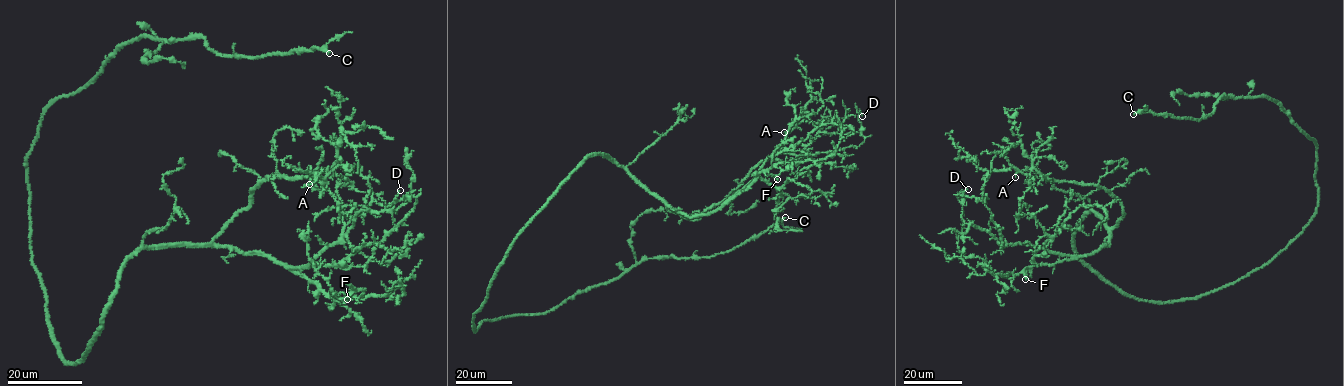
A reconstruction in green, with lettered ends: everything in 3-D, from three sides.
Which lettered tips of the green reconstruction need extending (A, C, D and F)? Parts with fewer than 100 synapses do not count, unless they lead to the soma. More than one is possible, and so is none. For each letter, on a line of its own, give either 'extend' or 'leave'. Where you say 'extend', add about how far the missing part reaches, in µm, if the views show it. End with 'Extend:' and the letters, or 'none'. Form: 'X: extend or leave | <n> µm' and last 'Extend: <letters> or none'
A: leave
C: extend | 180 µm
D: leave
F: leave
Extend: C

